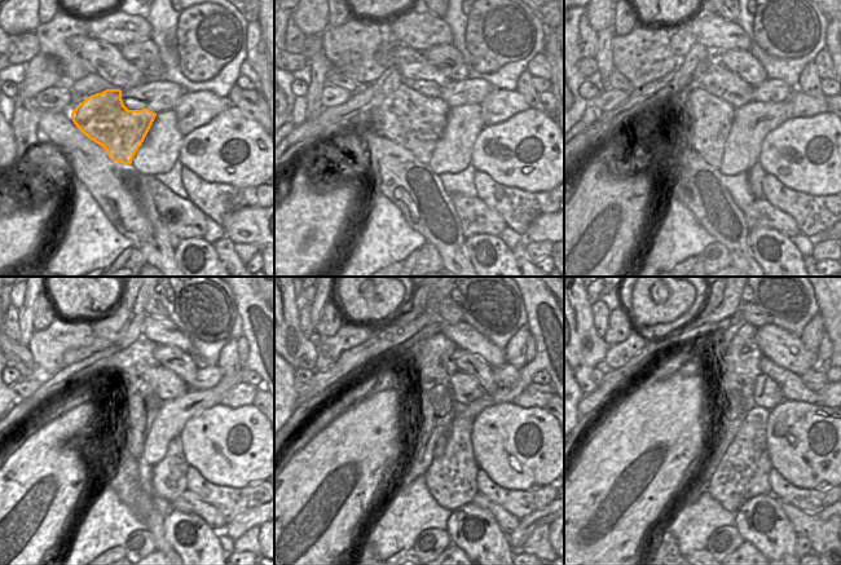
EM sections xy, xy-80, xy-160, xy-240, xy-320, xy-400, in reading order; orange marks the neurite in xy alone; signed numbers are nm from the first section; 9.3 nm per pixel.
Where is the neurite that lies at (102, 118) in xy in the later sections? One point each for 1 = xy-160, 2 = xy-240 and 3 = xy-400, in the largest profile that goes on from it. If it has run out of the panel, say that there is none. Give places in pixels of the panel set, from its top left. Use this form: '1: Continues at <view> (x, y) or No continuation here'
1: Continues at xy-160 (703, 120)
2: Continues at xy-240 (132, 416)
3: Continues at xy-400 (722, 422)

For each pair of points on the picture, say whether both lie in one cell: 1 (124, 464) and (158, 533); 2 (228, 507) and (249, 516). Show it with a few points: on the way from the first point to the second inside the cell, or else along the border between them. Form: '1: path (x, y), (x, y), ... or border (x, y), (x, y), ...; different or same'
1: path (124, 481), (130, 493), (150, 516); same
2: border (260, 504), (237, 515), (228, 524); different

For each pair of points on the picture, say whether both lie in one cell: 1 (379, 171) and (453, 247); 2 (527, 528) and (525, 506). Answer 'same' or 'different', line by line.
1: same
2: different

